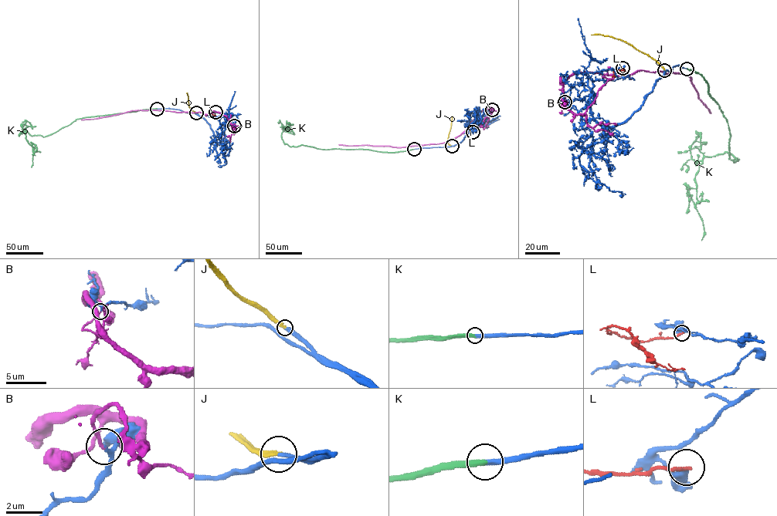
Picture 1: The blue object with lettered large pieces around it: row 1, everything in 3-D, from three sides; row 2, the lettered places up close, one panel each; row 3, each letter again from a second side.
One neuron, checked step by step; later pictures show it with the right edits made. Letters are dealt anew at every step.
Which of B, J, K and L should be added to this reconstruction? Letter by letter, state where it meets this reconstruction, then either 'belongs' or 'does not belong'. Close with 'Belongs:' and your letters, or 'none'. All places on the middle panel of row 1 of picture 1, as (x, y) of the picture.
B: (492, 109) | does not belong
J: (452, 146) | belongs
K: (414, 149) | belongs
L: (473, 132) | does not belong
Belongs: J, K

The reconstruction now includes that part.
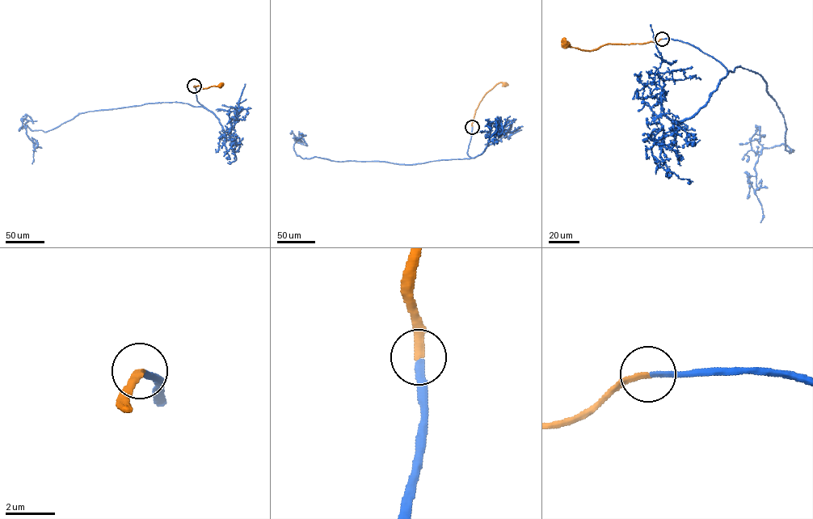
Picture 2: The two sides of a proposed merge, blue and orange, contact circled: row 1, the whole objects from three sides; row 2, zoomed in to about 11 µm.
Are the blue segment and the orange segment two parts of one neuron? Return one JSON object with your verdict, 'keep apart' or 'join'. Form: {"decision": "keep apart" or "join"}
{"decision": "join"}

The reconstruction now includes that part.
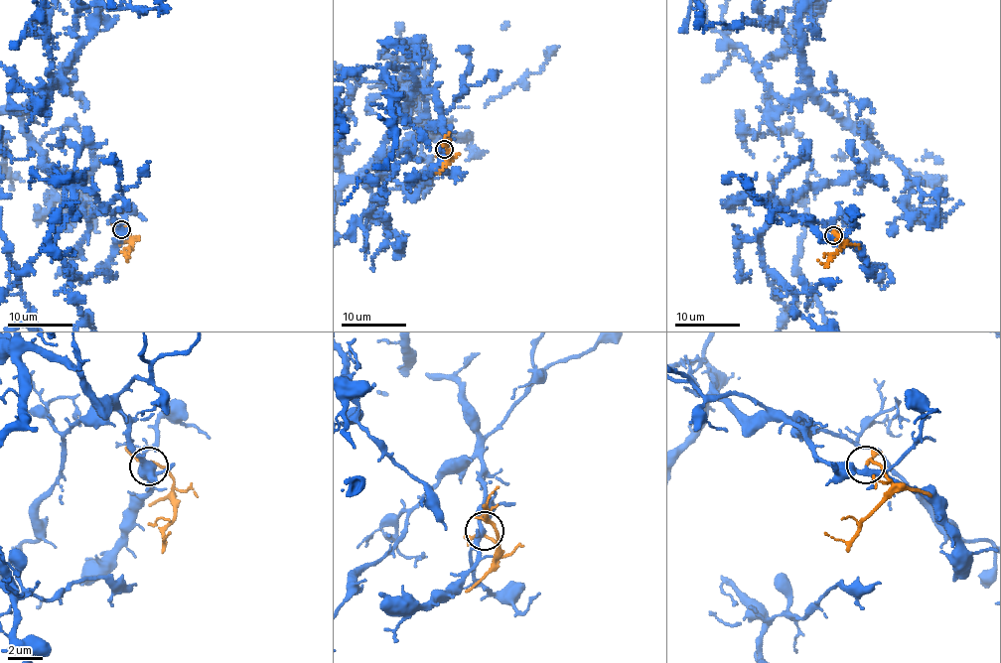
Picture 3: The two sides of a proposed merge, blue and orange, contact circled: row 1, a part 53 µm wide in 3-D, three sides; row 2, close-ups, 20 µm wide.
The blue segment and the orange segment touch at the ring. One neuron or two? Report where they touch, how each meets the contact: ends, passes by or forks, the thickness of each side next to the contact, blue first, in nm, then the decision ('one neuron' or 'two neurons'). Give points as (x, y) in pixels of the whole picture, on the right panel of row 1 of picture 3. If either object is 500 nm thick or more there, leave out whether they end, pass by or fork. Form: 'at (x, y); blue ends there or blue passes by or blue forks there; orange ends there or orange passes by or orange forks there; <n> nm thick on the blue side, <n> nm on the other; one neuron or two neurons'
at (833, 235); blue forks there; orange passes by; 240 nm thick on the blue side, 170 nm on the other; two neurons

